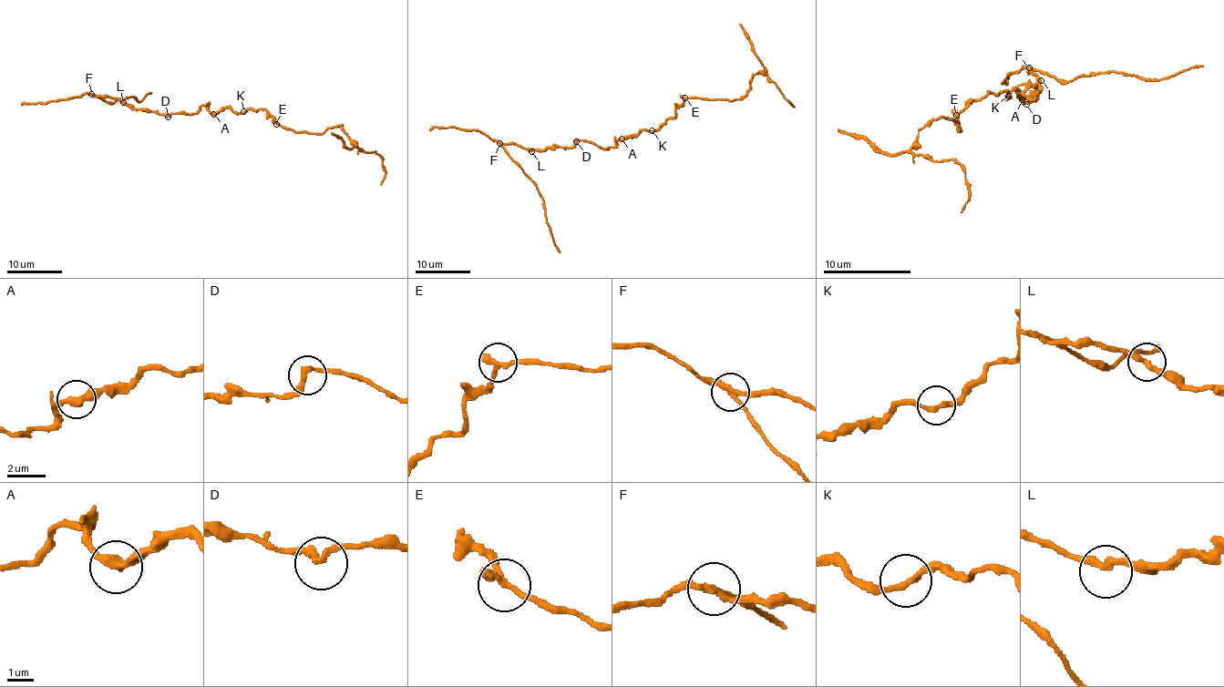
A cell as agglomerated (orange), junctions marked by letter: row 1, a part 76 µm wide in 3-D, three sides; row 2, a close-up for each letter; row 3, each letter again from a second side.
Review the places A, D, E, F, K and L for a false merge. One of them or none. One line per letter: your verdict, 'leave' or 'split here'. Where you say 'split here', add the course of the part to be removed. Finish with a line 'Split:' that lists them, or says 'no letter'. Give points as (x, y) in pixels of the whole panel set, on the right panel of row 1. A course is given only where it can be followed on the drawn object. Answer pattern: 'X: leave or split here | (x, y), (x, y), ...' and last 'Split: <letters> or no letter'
A: leave
D: leave
E: leave
F: split here | (1028, 66), (1067, 82), (1116, 71), (1159, 80), (1203, 65)
K: leave
L: leave
Split: F

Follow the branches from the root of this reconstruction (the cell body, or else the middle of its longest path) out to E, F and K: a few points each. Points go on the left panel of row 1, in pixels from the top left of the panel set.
E: (215, 113), (226, 108), (238, 113), (264, 108), (276, 124)
F: (215, 113), (202, 106), (195, 113), (165, 116), (131, 108), (113, 97), (91, 94)
K: (215, 113), (226, 108), (243, 111)

